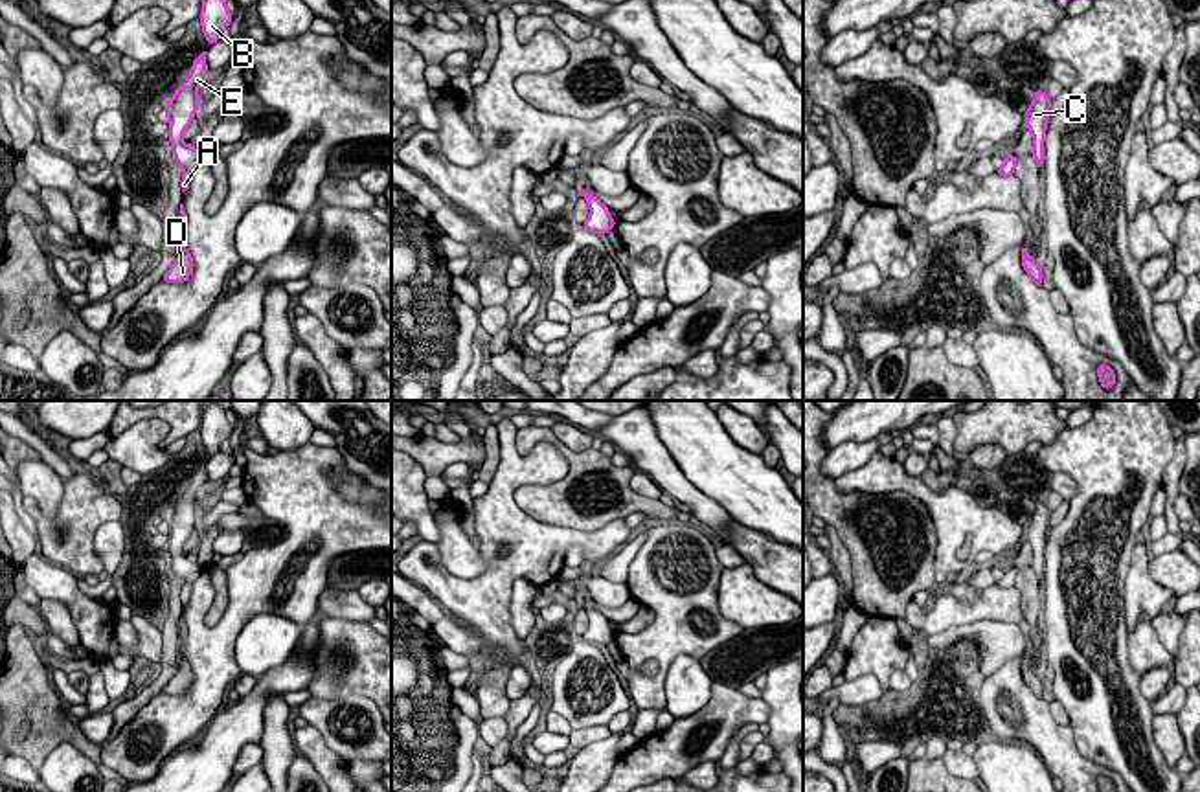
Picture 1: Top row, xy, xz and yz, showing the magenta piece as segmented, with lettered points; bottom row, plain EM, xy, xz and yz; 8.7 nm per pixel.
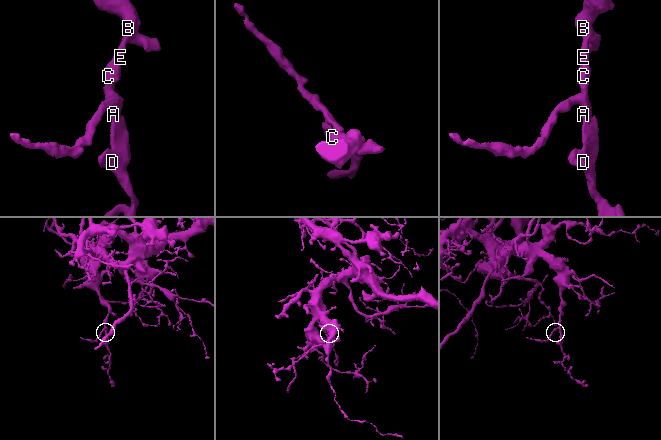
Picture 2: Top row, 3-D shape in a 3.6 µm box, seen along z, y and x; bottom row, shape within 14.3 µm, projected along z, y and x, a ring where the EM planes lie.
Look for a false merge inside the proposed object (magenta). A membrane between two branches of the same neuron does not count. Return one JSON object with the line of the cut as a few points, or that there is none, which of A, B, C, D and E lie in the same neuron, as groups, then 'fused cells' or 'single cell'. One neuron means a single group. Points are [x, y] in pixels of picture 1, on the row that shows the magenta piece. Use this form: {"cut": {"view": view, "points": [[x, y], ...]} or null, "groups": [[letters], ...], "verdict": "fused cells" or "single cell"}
{"cut": {"view": "xy", "points": [[182, 142], [173, 151]]}, "groups": [["A", "D"], ["B", "C", "E"]], "verdict": "fused cells"}

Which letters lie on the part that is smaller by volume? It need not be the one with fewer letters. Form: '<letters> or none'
A, D

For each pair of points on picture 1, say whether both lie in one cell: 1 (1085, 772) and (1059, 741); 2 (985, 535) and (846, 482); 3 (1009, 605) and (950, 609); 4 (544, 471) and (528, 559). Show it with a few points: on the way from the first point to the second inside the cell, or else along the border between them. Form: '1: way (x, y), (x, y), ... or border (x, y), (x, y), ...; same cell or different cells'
1: way (1077, 765), (1061, 748); same cell
2: way (950, 509), (939, 506), (910, 484), (881, 480); same cell
3: way (995, 605), (965, 610); same cell
4: way (519, 478), (508, 489), (508, 520), (520, 533); same cell

